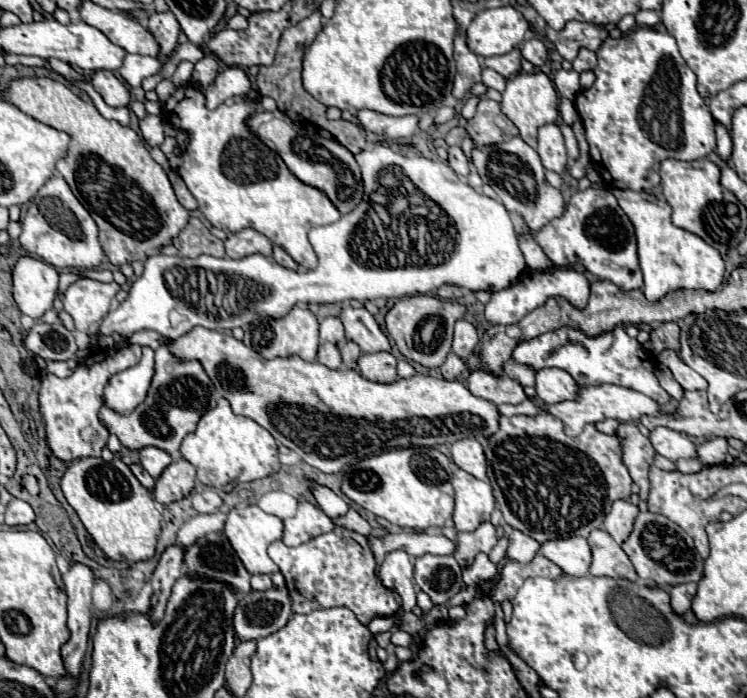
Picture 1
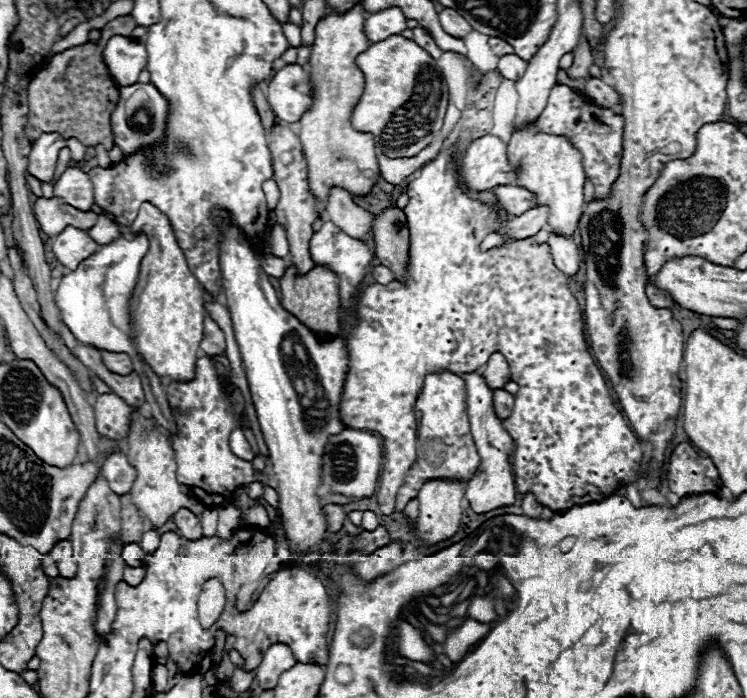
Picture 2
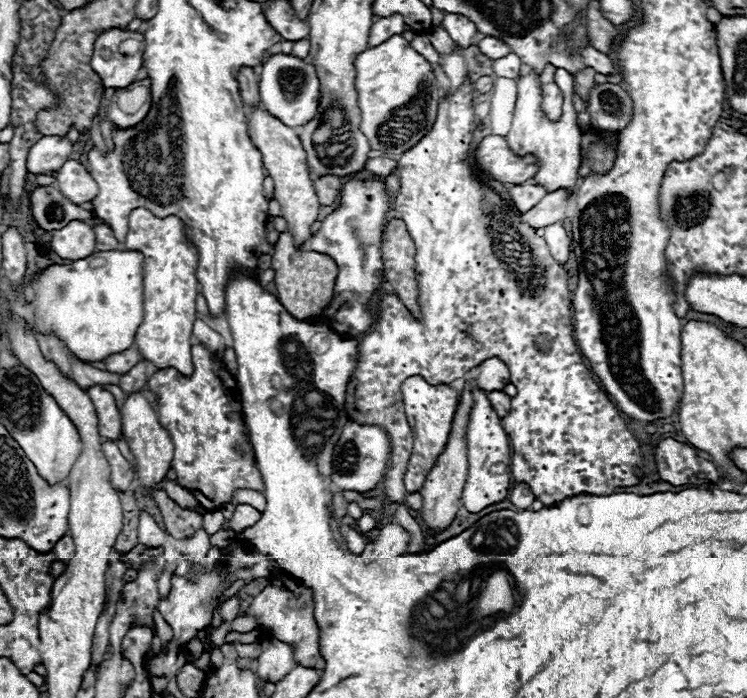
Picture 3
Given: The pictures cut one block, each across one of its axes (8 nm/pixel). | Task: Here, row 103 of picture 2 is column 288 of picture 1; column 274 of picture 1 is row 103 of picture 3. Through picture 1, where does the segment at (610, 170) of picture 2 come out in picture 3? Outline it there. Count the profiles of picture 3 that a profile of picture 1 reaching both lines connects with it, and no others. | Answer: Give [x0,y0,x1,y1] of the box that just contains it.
[540,64,564,120]

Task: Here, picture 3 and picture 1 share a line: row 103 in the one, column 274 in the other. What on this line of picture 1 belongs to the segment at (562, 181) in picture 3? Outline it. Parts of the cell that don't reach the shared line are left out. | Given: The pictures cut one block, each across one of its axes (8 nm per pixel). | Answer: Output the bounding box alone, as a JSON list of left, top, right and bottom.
[224,504,282,574]

